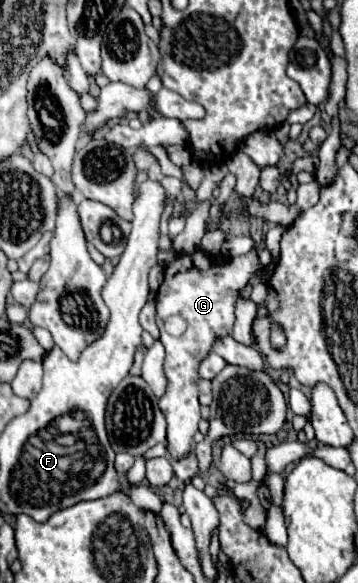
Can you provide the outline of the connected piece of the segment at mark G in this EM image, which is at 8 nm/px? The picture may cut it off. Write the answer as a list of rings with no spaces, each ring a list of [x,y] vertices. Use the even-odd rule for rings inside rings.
[[[253,248],[249,254],[235,256],[229,260],[217,260],[203,250],[193,254],[177,254],[175,260],[165,266],[165,280],[157,292],[157,326],[161,330],[159,340],[165,346],[165,376],[167,392],[159,400],[159,408],[167,420],[167,448],[173,458],[181,458],[193,450],[193,436],[201,420],[201,406],[197,400],[197,368],[211,352],[213,342],[219,336],[229,336],[235,324],[235,302],[241,298],[241,290],[249,284],[253,276],[269,274],[259,262],[259,252]],[[169,316],[181,316],[187,322],[187,330],[181,336],[171,336],[165,332],[163,324]]]

